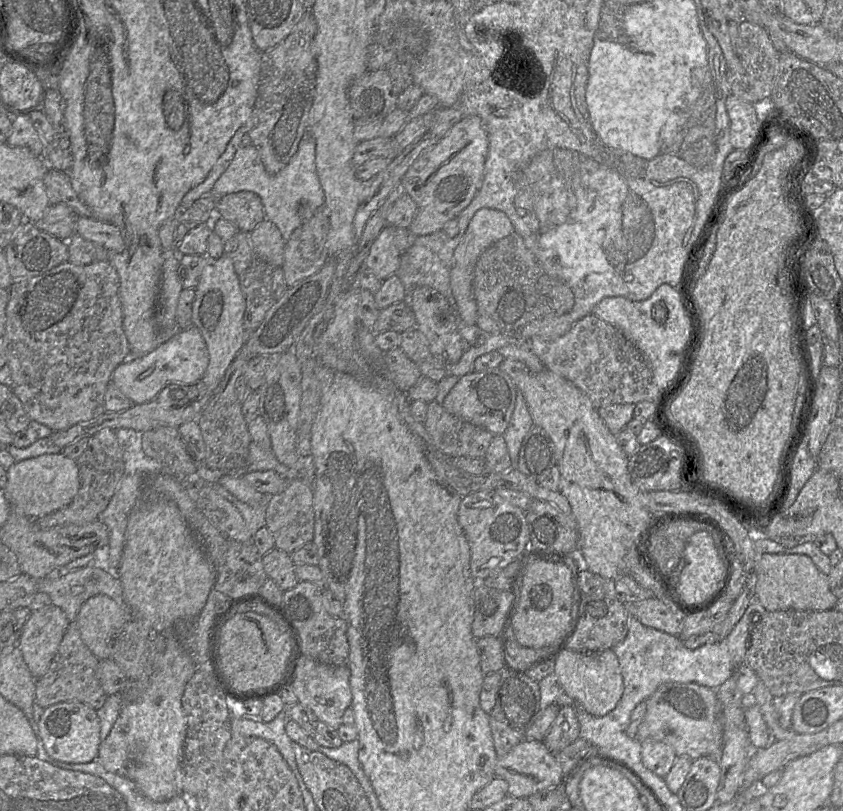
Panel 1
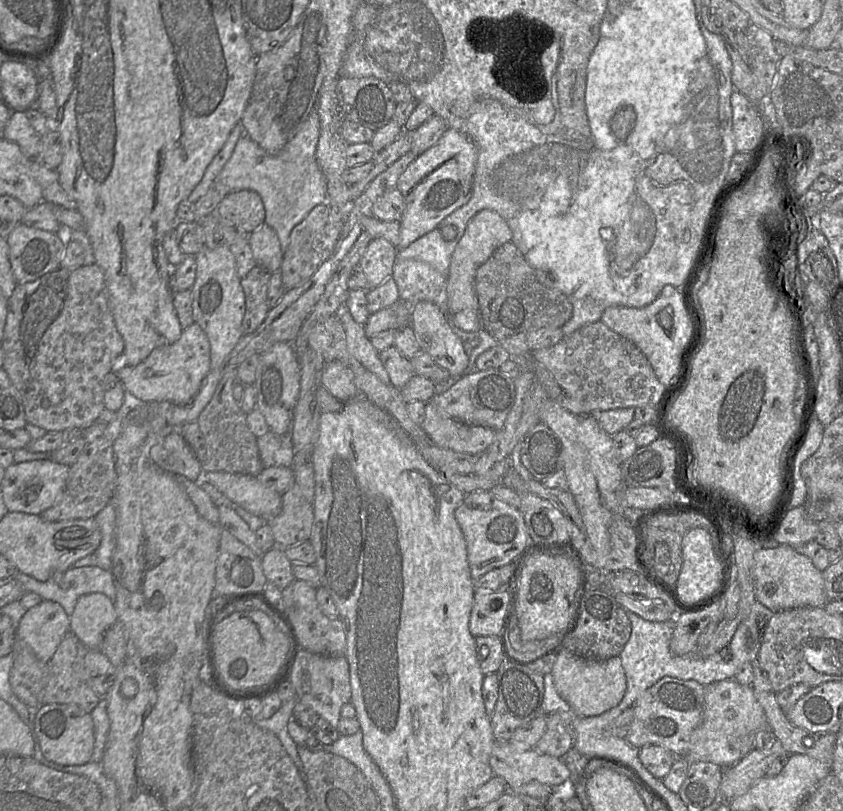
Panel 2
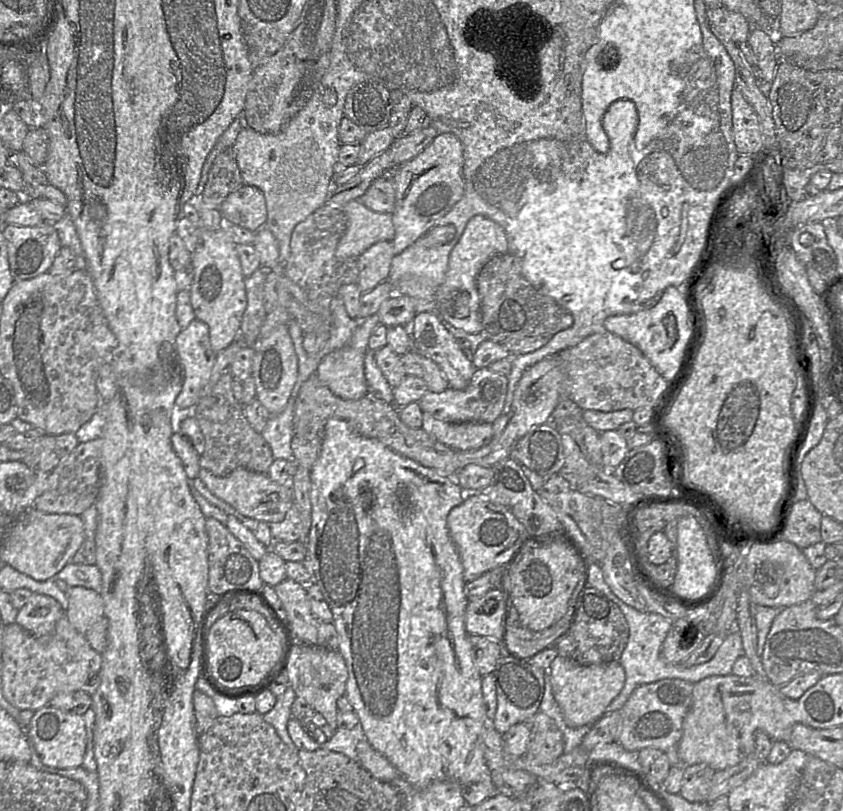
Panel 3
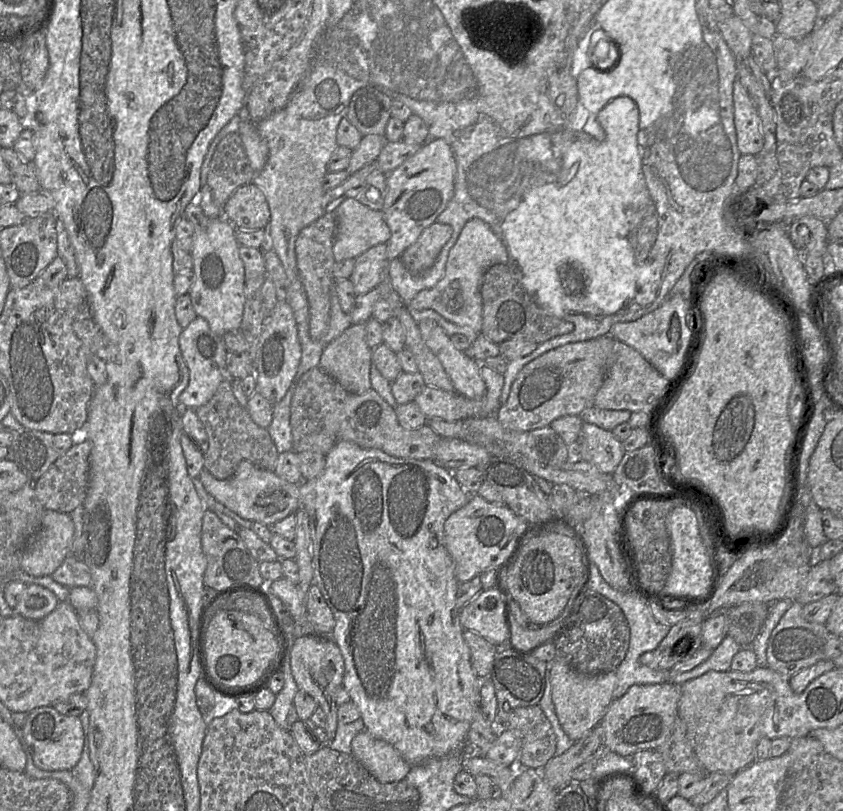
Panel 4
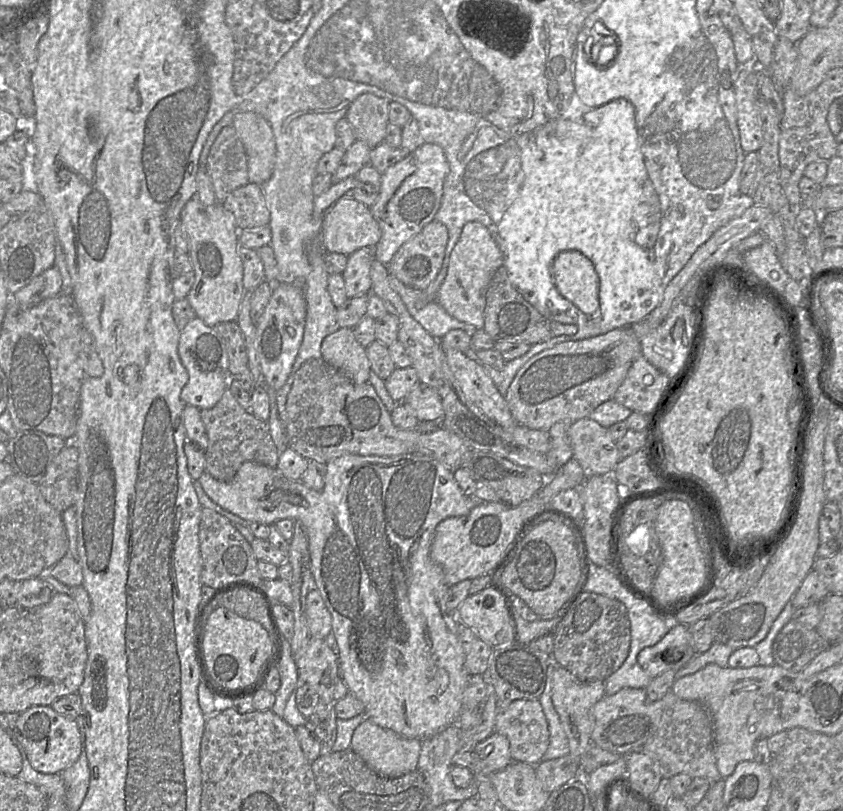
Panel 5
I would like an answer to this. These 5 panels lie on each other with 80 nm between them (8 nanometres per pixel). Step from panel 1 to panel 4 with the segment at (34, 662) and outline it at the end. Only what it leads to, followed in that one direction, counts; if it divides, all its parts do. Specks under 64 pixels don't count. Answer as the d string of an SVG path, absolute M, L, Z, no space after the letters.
M25 584L14 612L31 620L41 620L54 610L59 600L49 589L37 584Z

